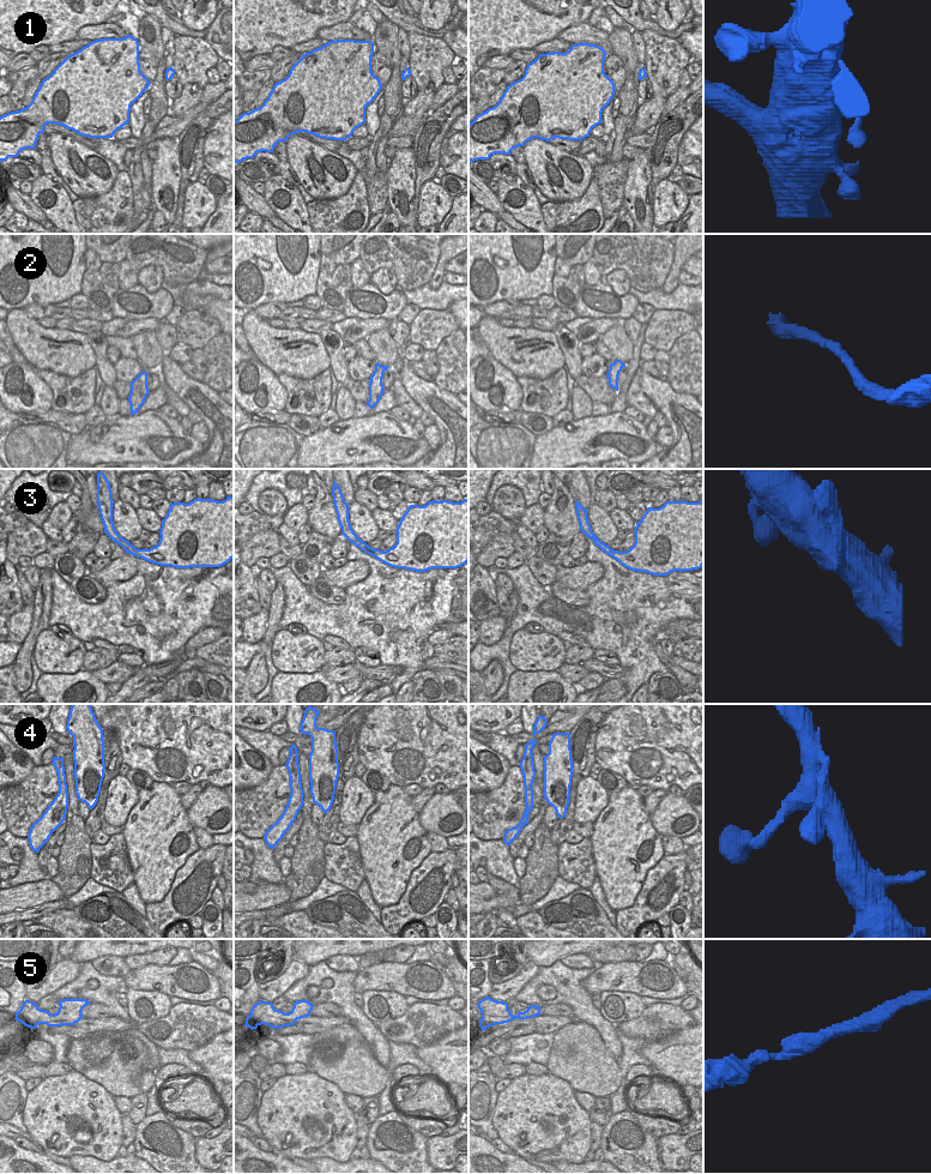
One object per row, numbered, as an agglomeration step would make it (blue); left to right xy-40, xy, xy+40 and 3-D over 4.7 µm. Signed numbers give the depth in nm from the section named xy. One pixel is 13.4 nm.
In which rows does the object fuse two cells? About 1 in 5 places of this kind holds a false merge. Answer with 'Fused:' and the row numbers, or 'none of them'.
Fused: none of them

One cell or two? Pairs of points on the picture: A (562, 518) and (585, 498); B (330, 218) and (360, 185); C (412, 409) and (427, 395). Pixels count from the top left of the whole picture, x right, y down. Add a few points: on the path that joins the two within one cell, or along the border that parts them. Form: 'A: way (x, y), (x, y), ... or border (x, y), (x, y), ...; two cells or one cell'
A: border (564, 483), (574, 503); two cells
B: way (338, 211), (356, 193); one cell
C: border (401, 379), (405, 391), (423, 410); two cells

